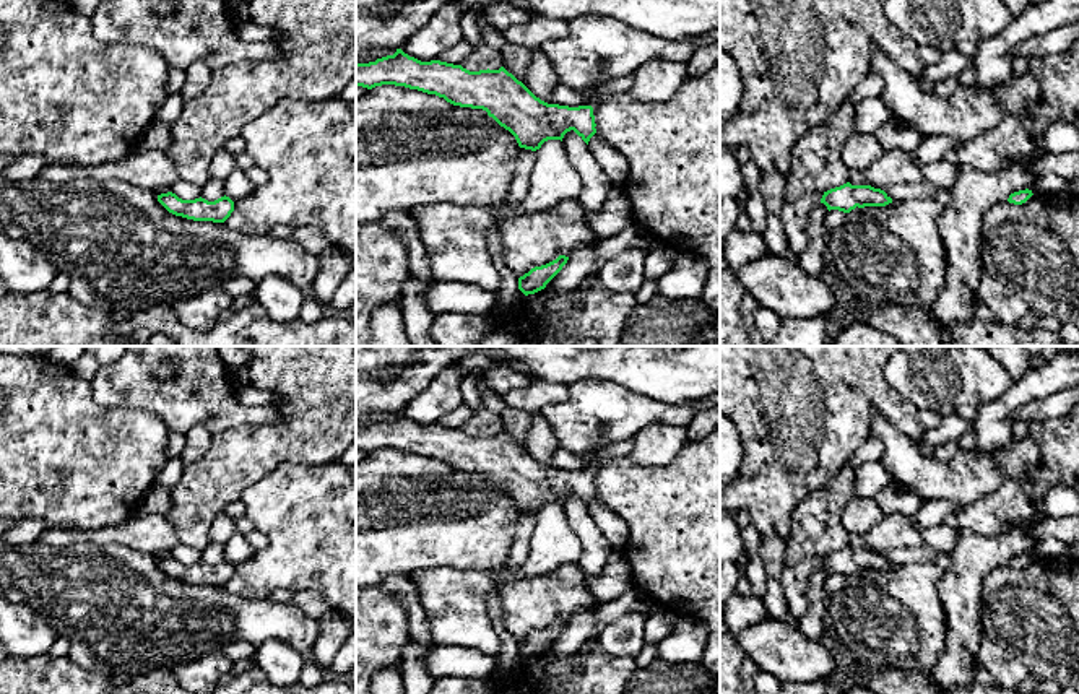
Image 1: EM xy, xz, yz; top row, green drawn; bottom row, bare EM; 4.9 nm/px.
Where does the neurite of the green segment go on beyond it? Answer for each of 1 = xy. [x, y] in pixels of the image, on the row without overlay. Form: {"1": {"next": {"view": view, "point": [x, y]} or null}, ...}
{"1": {"next": null}}

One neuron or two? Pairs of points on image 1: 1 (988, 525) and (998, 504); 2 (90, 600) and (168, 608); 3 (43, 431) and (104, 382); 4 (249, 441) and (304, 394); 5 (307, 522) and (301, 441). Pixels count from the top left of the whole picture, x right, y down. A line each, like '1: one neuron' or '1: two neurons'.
1: one neuron
2: one neuron
3: two neurons
4: one neuron
5: two neurons

